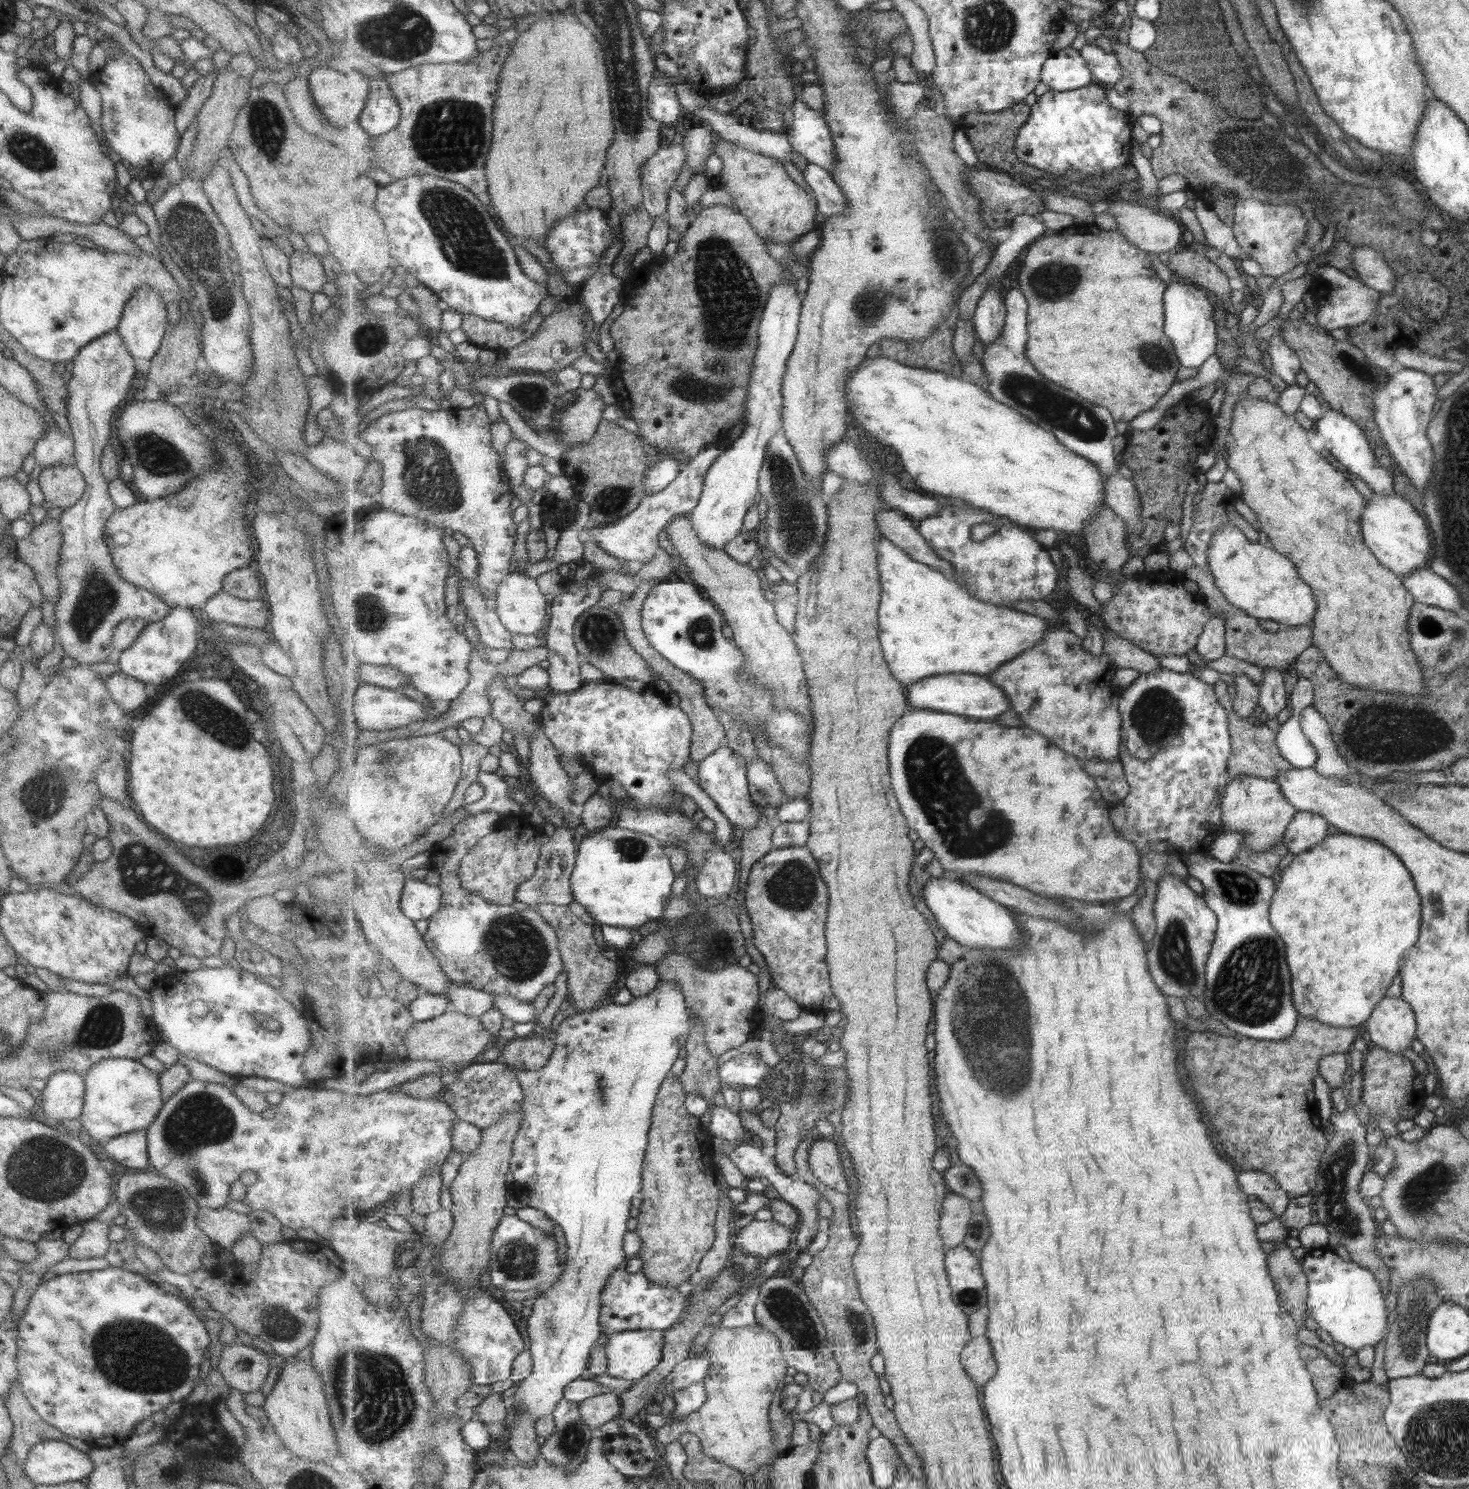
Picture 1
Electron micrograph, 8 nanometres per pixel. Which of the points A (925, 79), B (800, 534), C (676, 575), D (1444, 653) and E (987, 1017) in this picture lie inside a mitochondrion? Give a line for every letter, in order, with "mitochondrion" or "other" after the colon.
A: other
B: mitochondrion
C: other
D: mitochondrion
E: mitochondrion

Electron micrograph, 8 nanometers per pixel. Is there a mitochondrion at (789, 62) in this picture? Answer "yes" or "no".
no

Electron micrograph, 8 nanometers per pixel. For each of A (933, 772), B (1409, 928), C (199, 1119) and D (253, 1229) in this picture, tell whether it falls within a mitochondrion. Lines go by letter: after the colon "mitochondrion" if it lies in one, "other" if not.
A: mitochondrion
B: other
C: mitochondrion
D: other

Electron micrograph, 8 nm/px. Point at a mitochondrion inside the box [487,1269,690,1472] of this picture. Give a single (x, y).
(571, 1440)

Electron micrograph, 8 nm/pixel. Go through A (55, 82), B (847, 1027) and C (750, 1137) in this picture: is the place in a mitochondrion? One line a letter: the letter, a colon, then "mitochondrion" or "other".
A: other
B: other
C: other

